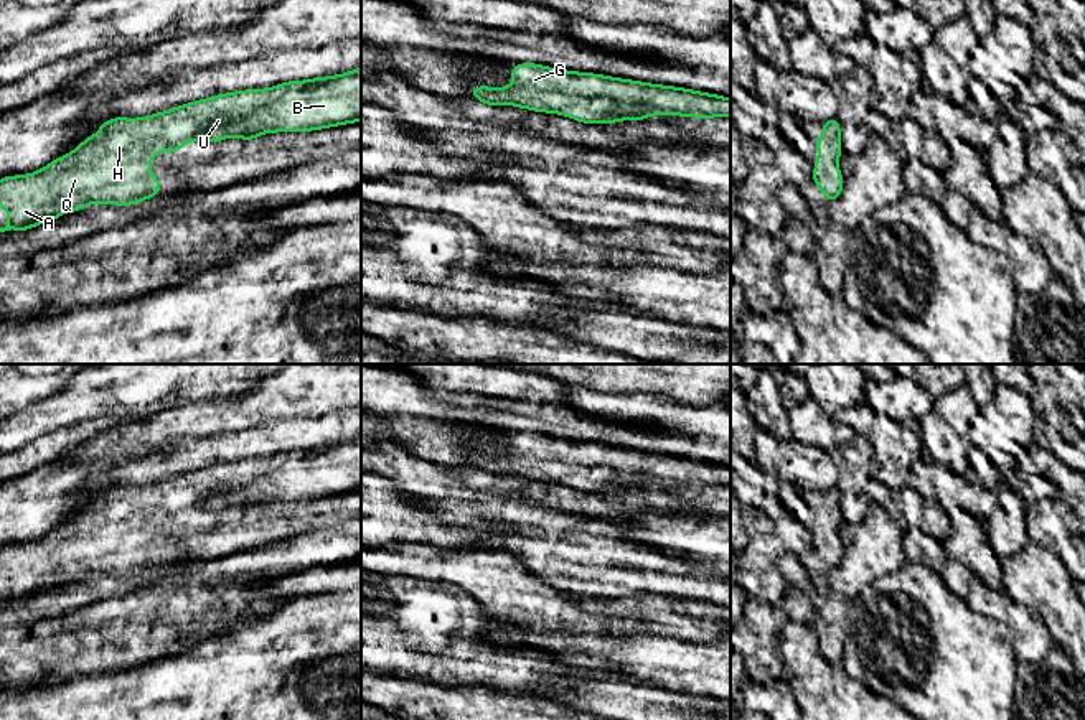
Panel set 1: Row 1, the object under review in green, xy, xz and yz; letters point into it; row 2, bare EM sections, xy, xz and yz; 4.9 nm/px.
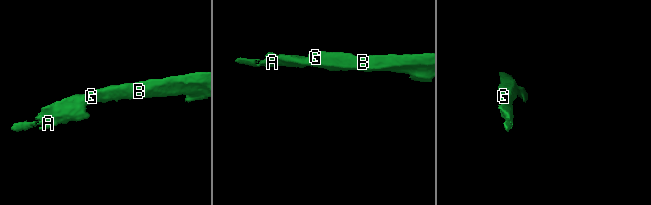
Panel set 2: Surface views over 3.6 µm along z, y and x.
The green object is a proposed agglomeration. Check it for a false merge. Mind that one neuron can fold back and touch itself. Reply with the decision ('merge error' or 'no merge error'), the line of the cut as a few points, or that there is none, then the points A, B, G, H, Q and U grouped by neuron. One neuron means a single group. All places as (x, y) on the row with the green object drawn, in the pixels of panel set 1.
no merge error | no cut | A B G H Q U

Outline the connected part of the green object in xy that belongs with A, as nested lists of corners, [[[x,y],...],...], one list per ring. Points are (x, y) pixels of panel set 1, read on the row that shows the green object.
[[[361,68],[269,89],[218,94],[142,119],[109,119],[96,135],[43,170],[0,180],[0,208],[8,211],[7,226],[0,227],[0,232],[28,231],[56,221],[63,213],[81,211],[91,203],[130,206],[153,198],[162,191],[162,183],[150,175],[150,158],[160,152],[181,150],[190,140],[221,142],[228,137],[241,137],[252,142],[262,133],[322,130],[359,120]]]

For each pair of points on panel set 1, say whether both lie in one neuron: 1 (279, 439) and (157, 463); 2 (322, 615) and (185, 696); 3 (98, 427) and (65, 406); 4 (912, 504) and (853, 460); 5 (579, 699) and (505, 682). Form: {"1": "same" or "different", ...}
{"1": "same", "2": "same", "3": "different", "4": "same", "5": "different"}

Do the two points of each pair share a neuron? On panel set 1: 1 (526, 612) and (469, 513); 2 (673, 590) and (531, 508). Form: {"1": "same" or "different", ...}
{"1": "different", "2": "same"}

